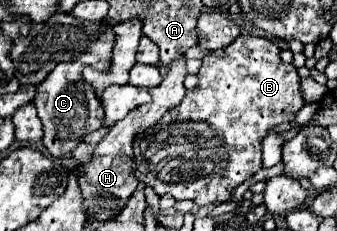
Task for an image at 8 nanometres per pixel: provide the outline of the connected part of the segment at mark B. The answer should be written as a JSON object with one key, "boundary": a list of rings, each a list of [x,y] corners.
{"boundary":[[[240,34],[232,44],[210,50],[202,58],[198,80],[198,86],[192,92],[186,92],[182,104],[168,110],[158,124],[136,138],[134,154],[136,178],[146,186],[152,186],[156,194],[170,194],[176,200],[190,198],[198,206],[204,206],[208,202],[230,200],[232,188],[260,170],[262,138],[272,126],[294,120],[296,112],[306,104],[306,100],[300,90],[296,66],[280,60],[280,48],[272,40],[250,34]]]}

